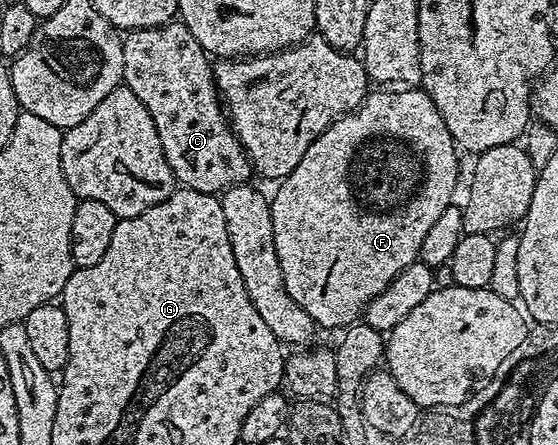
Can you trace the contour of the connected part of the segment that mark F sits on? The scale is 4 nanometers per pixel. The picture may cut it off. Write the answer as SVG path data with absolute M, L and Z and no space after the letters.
M374 89L367 94L365 101L354 111L348 112L344 117L340 117L312 145L308 145L308 153L300 157L300 165L288 173L286 179L277 184L278 192L270 199L270 212L272 213L272 233L276 237L276 257L280 257L280 269L284 273L284 285L312 317L312 321L319 328L338 327L345 329L355 322L365 312L367 305L372 301L372 297L379 295L401 271L408 265L419 262L418 254L420 245L424 245L424 236L428 229L432 229L432 224L452 205L450 199L454 195L454 186L458 183L458 155L459 148L456 146L452 133L444 125L444 117L440 117L440 111L436 105L426 96L426 92L421 89Z

